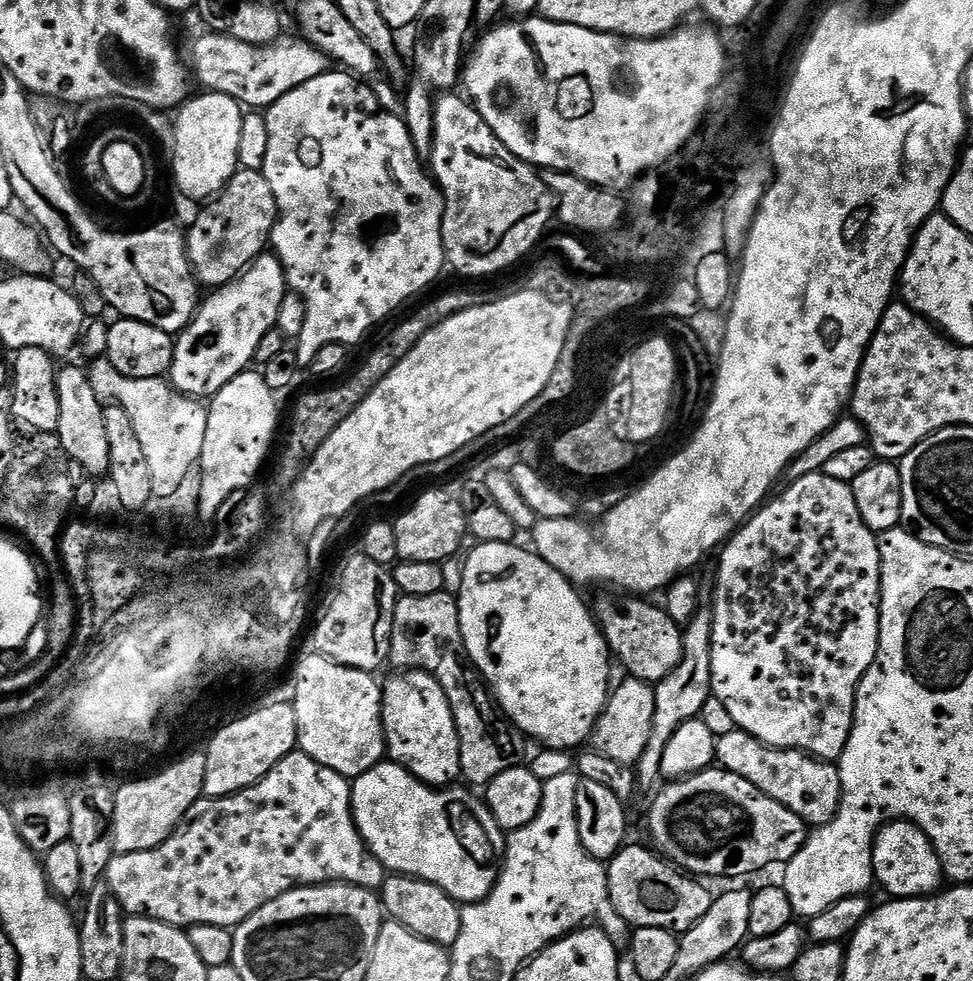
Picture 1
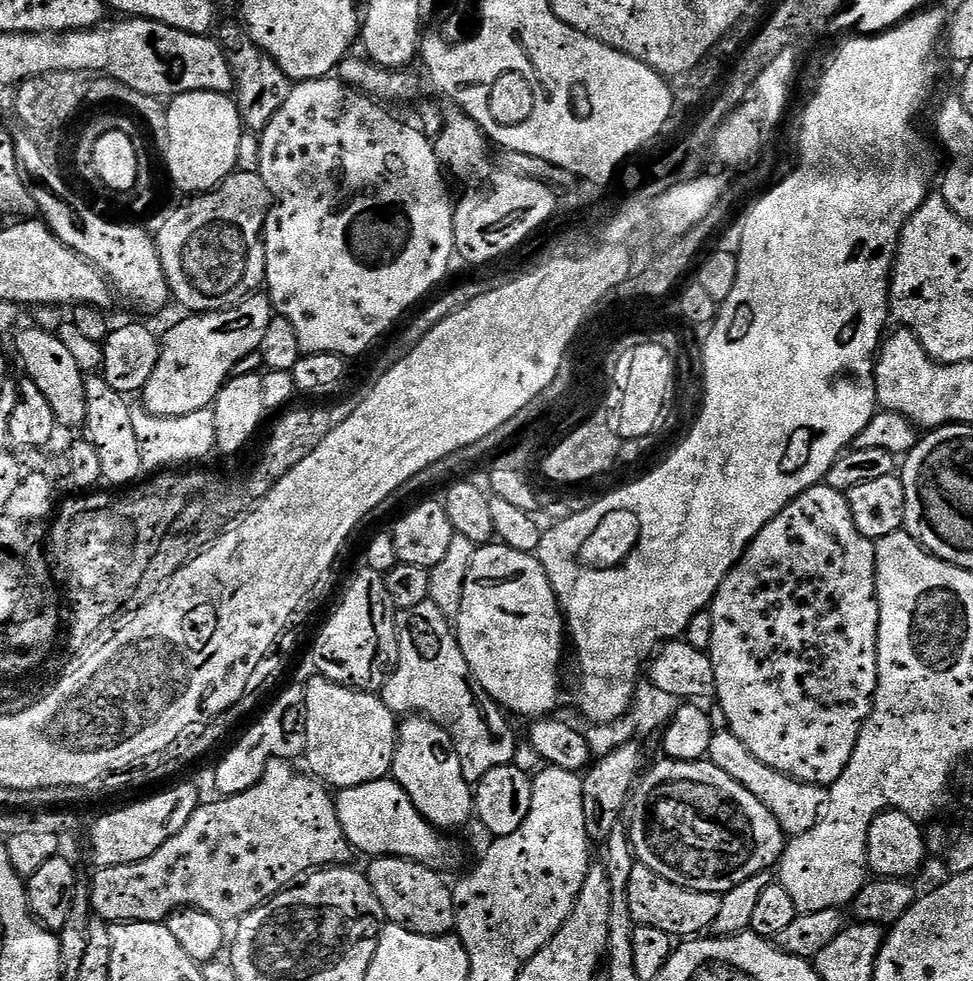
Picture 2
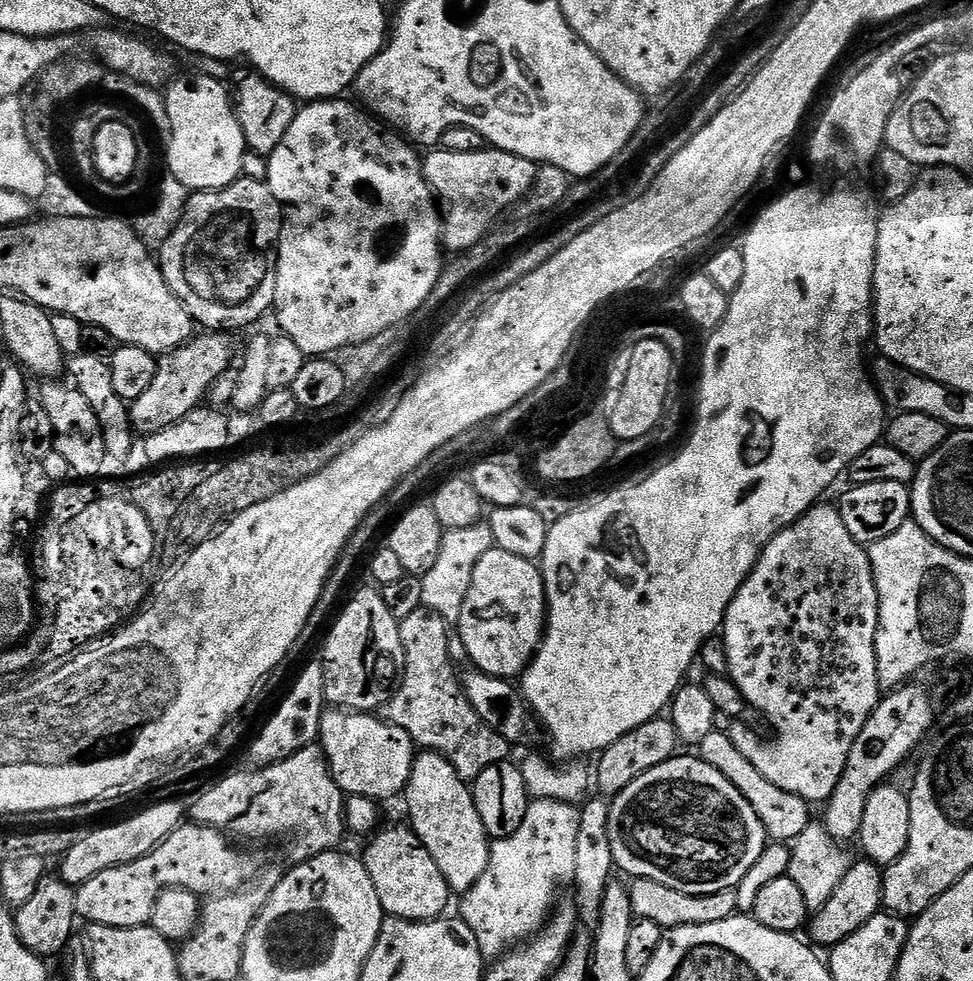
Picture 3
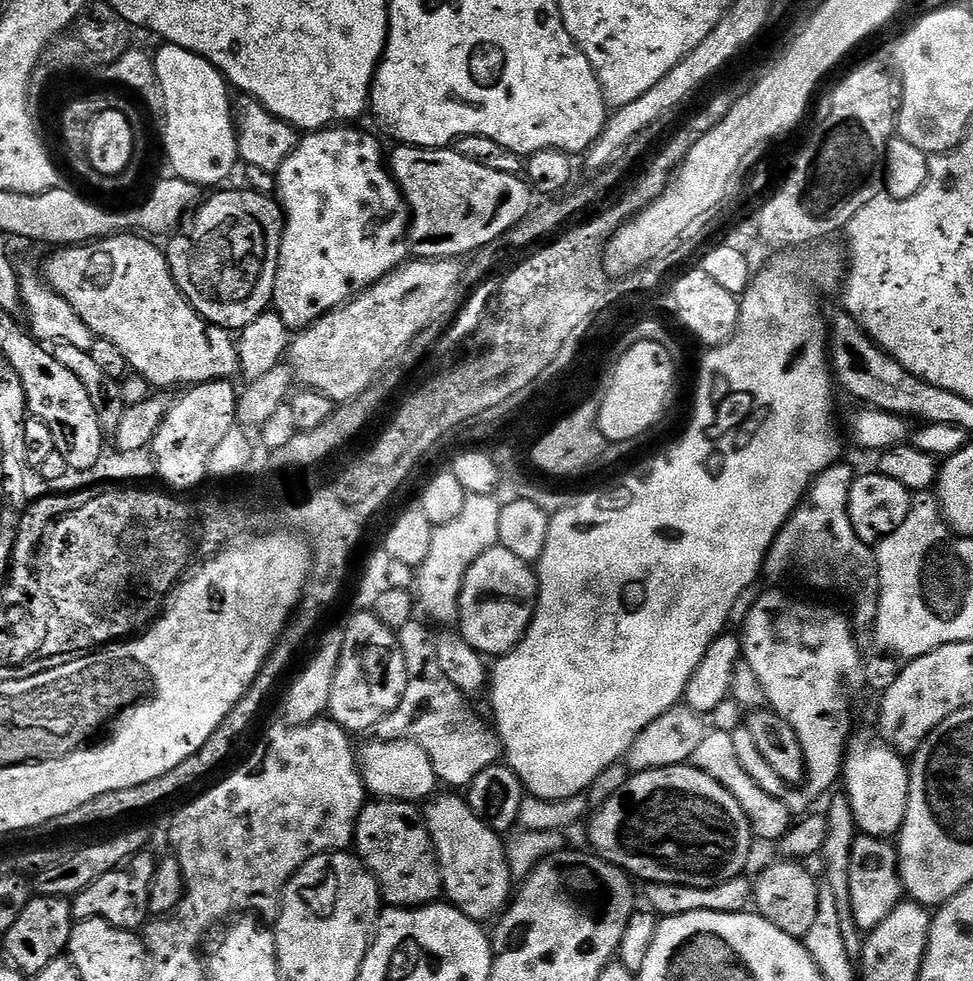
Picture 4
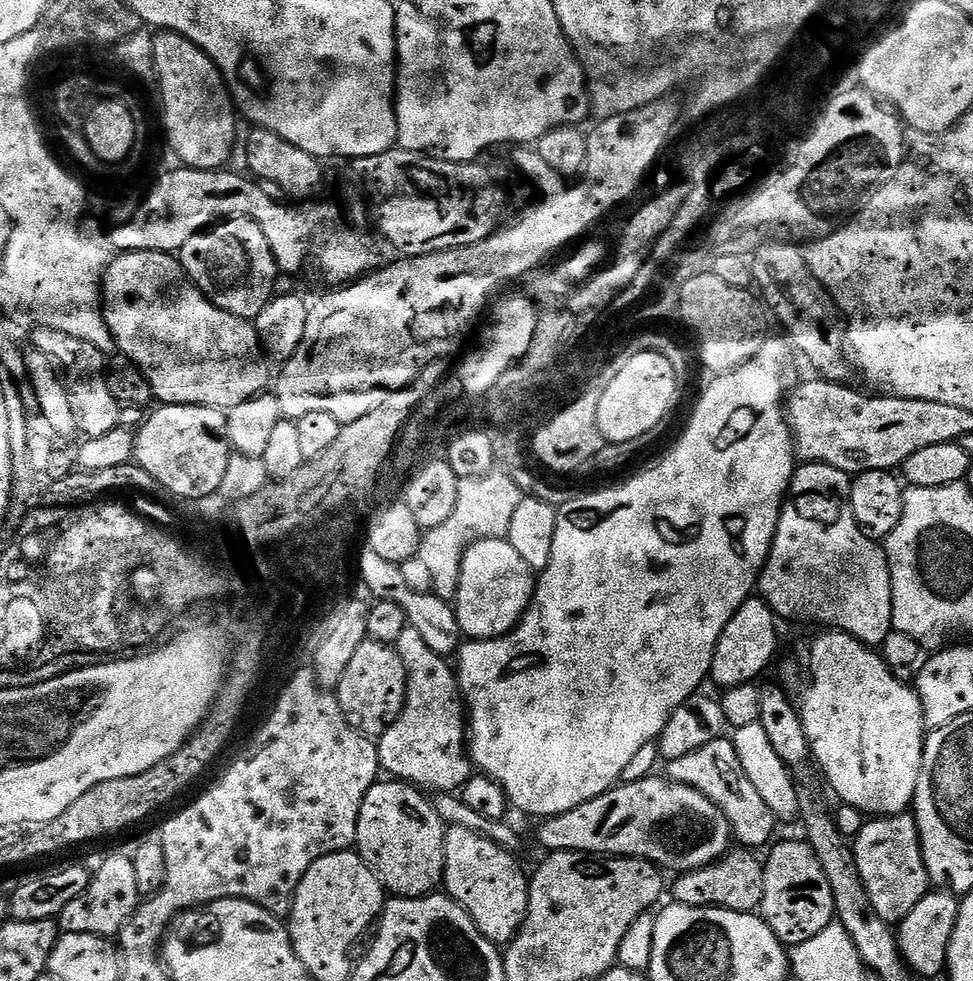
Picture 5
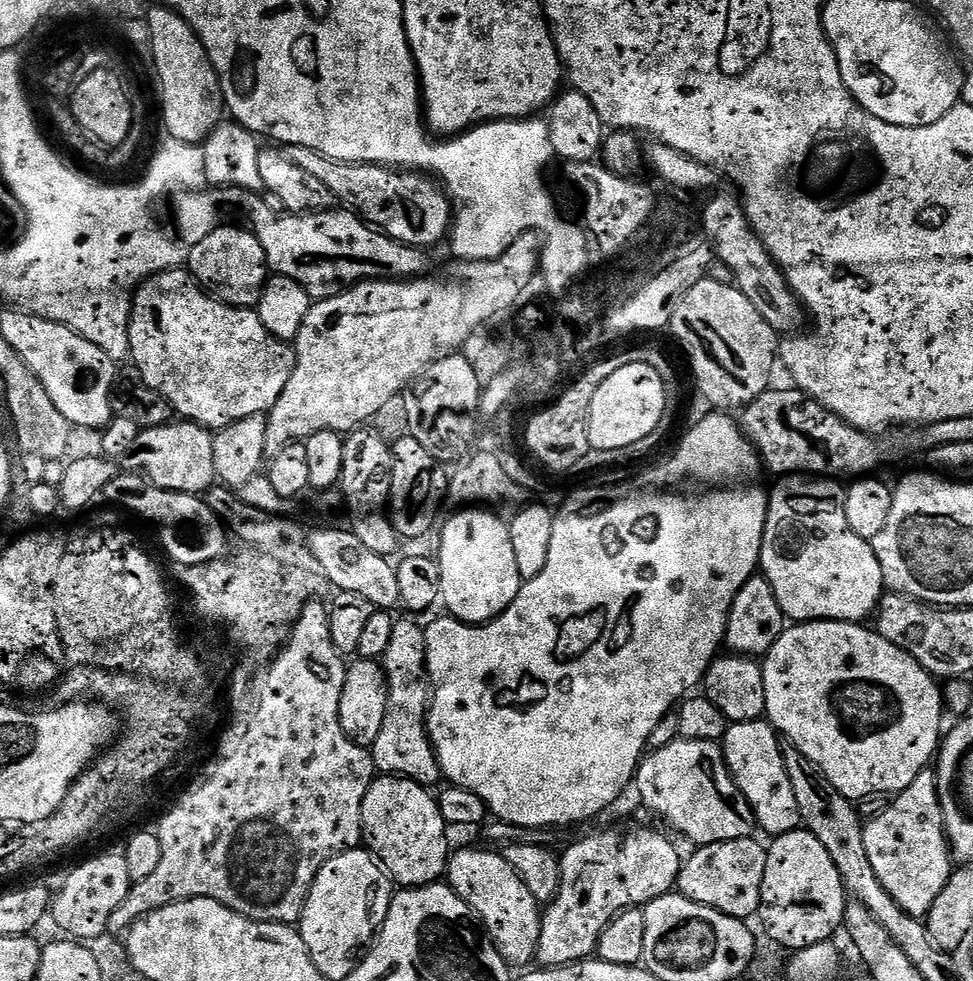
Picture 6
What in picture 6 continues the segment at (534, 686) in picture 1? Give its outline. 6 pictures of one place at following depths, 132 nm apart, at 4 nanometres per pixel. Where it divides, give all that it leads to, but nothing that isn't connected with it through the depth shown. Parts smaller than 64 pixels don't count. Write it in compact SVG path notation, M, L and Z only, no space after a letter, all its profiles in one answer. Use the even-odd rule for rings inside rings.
M460 510L444 524L440 536L440 595L443 607L448 607L453 617L466 624L482 625L500 617L514 602L522 587L518 561L514 558L514 545L510 542L510 530L492 510Z

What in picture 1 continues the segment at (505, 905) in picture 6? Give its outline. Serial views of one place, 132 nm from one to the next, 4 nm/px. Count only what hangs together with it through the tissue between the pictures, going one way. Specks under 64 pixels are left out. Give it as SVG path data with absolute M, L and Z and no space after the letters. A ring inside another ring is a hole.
M404 670L392 674L382 684L382 718L384 719L384 743L391 763L401 764L411 776L416 776L429 786L448 786L461 779L460 739L456 733L454 714L450 702L439 682L429 672Z

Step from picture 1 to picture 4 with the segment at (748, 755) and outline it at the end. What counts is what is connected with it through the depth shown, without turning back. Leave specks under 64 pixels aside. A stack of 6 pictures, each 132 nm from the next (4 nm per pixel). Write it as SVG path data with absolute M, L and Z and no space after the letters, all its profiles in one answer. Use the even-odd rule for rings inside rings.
M709 731L702 738L702 743L698 746L698 750L694 750L690 763L692 767L702 770L710 778L714 778L714 782L718 782L723 788L730 790L730 794L734 794L738 806L742 806L742 810L746 814L749 828L759 839L761 836L764 840L779 842L787 835L794 824L793 809L789 808L787 802L779 795L775 796L774 793L767 792L744 769L744 764L740 761L740 752L736 749L735 739L737 737L733 733Z

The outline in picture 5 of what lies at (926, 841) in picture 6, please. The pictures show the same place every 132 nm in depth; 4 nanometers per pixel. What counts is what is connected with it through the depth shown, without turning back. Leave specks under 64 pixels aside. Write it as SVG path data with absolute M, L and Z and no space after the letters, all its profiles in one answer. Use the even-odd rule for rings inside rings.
M906 811L896 816L869 819L861 826L851 849L858 862L858 874L862 874L862 886L870 896L870 906L874 906L874 914L888 924L899 925L930 891L915 815Z

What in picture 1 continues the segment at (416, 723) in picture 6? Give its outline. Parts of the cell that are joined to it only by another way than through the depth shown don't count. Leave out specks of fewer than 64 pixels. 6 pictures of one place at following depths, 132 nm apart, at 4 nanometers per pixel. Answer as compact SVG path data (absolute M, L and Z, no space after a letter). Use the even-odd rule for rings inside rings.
M445 590L422 598L401 595L397 599L388 659L396 667L393 669L429 672L442 686L460 739L460 770L469 785L487 786L498 774L525 763L525 737L502 715L493 693L465 653L460 606L453 593Z

